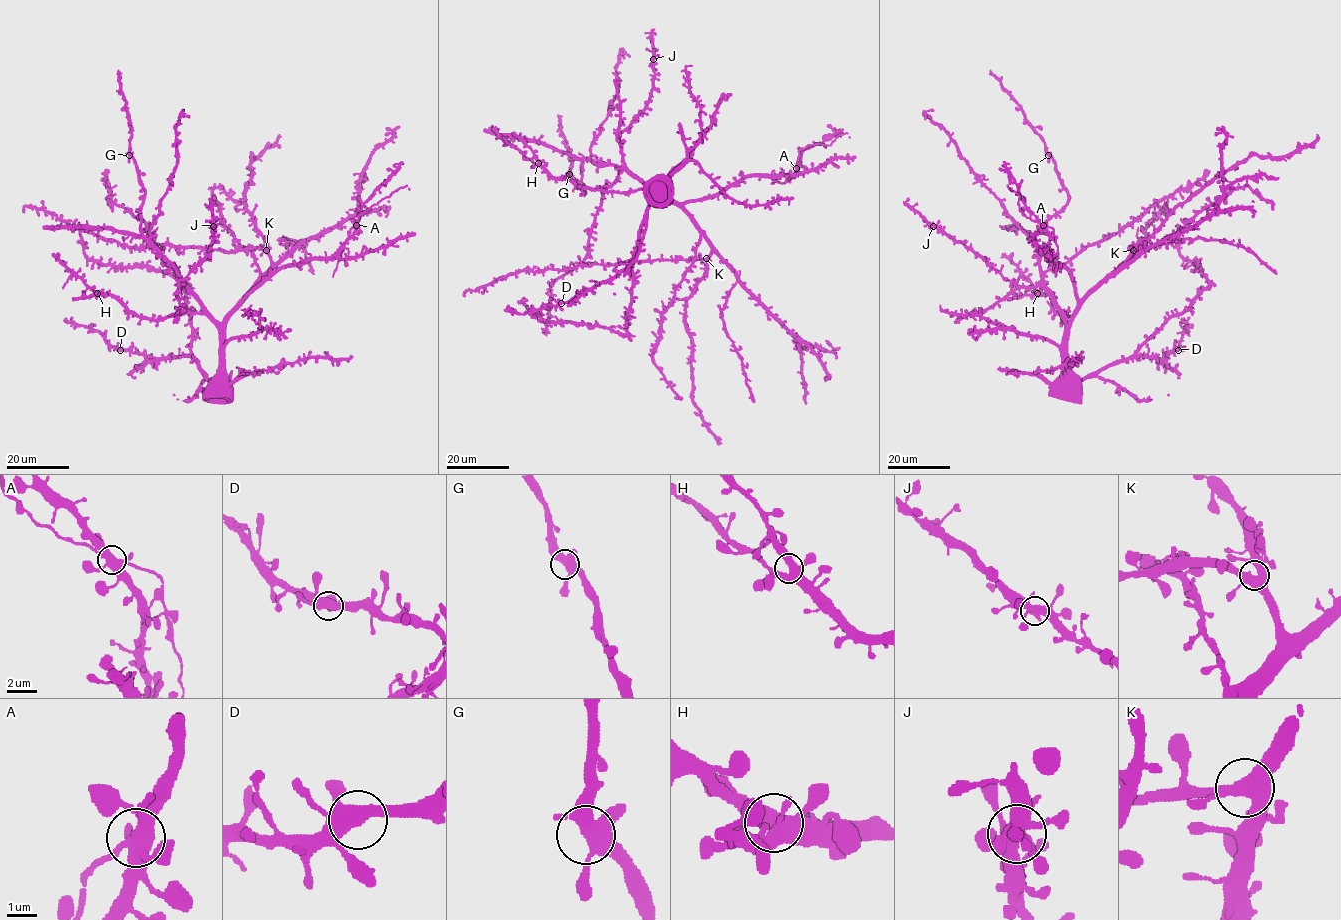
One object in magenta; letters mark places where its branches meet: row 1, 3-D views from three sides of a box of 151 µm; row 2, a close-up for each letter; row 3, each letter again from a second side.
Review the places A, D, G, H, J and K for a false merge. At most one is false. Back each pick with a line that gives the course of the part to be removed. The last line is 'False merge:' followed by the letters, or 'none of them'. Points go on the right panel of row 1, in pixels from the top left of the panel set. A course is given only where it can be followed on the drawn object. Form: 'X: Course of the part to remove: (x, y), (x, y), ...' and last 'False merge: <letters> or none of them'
False merge: none of them

